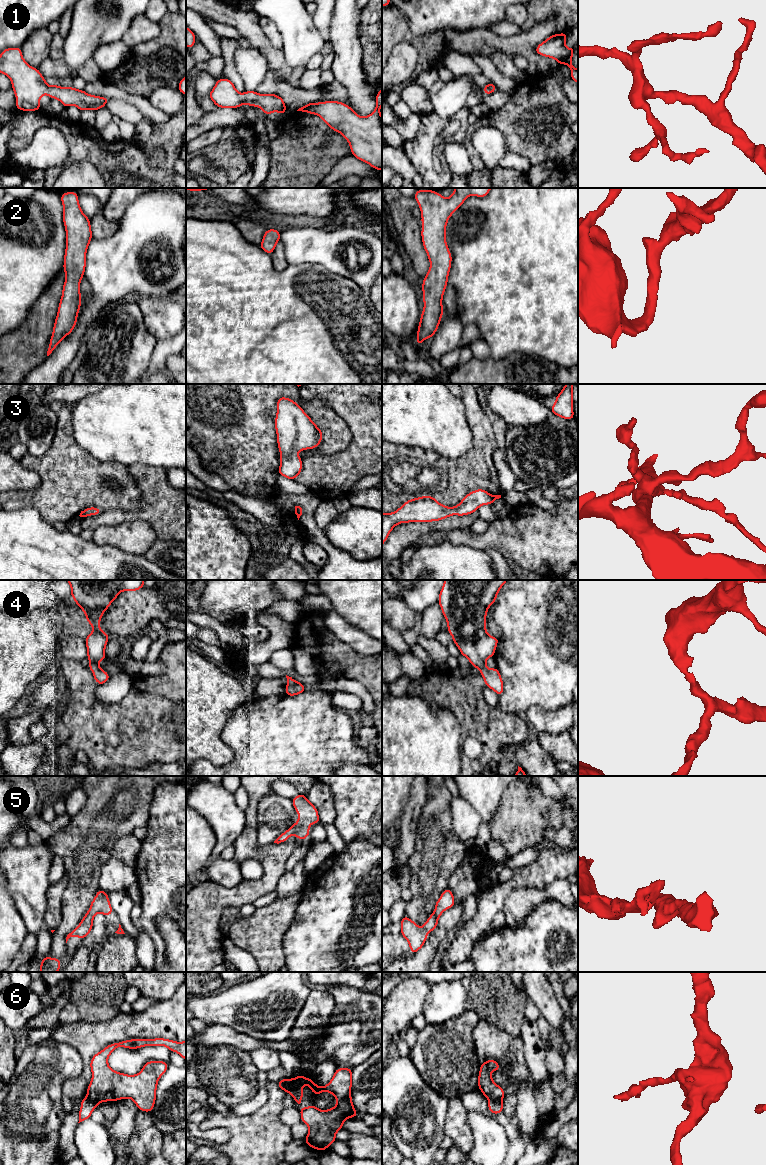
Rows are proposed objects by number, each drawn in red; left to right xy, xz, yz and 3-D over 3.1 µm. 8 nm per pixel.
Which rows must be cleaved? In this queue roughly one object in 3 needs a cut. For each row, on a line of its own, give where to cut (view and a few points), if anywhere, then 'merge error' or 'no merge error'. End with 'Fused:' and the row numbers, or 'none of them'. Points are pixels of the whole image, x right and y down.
1: no cut | no merge error
2: no cut | no merge error
3: no cut | no merge error
4: no cut | no merge error
5: no cut | no merge error
6: xz (288, 1079), (286, 1091) | merge error
Fused: 6

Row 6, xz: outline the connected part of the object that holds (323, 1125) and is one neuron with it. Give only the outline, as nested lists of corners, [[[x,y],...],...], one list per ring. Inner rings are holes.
[[[337,1068],[331,1081],[323,1087],[319,1087],[310,1077],[305,1078],[302,1074],[288,1079],[287,1093],[293,1096],[298,1107],[301,1106],[305,1083],[316,1096],[321,1092],[329,1092],[337,1100],[336,1106],[328,1110],[320,1110],[314,1104],[299,1110],[301,1122],[309,1127],[304,1141],[313,1149],[325,1151],[336,1141],[335,1135],[343,1128],[343,1122],[359,1115],[351,1098],[352,1069]]]

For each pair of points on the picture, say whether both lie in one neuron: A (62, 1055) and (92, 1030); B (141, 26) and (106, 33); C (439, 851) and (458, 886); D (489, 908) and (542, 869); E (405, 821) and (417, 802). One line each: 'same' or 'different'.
A: different
B: different
C: different
D: same
E: same

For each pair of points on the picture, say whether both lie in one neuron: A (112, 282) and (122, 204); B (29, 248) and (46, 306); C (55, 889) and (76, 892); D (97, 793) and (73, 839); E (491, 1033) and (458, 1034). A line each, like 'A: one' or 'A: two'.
A: two
B: two
C: two
D: one
E: two

